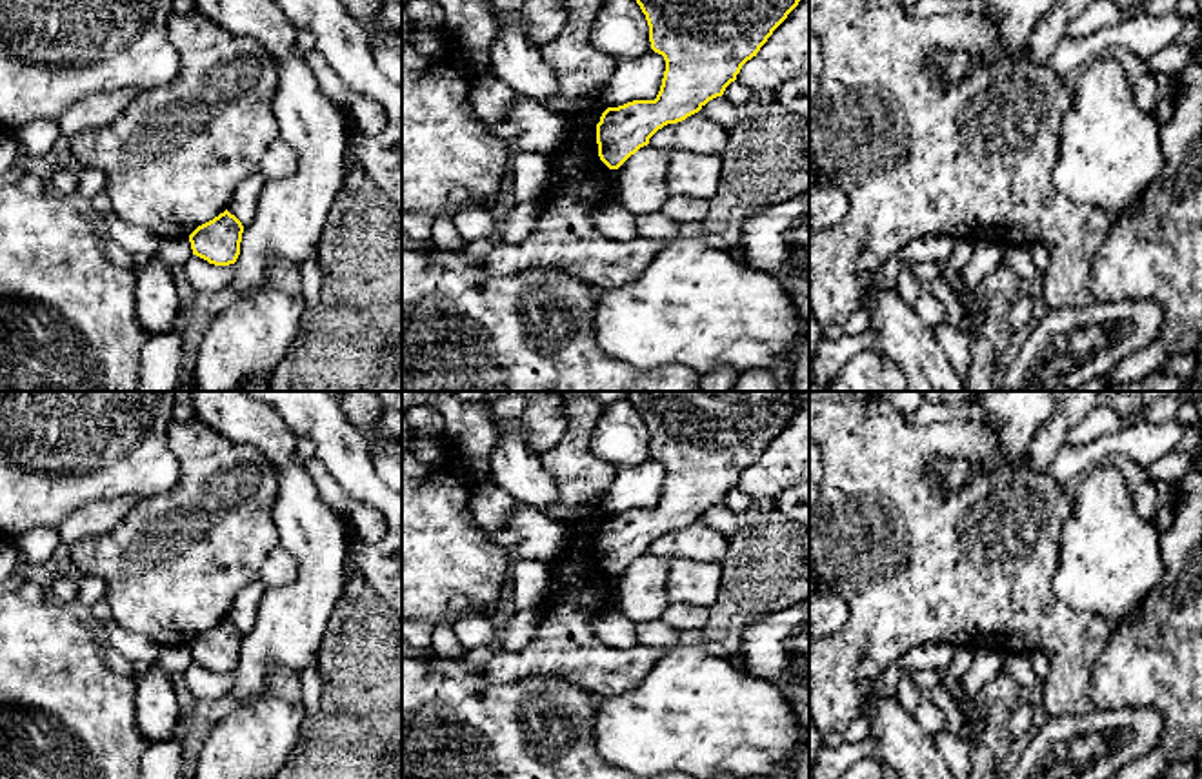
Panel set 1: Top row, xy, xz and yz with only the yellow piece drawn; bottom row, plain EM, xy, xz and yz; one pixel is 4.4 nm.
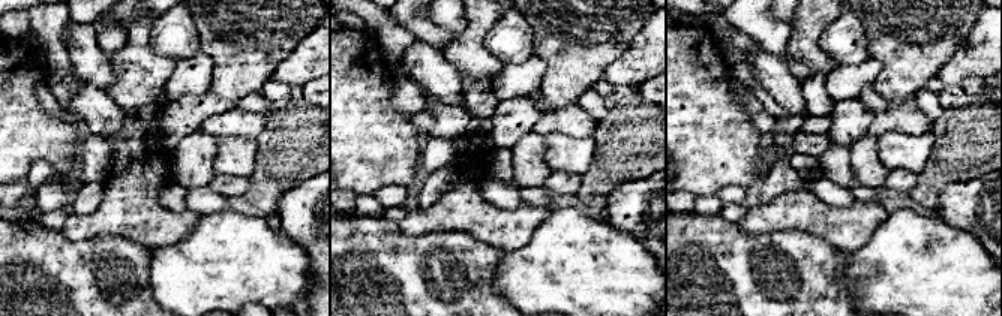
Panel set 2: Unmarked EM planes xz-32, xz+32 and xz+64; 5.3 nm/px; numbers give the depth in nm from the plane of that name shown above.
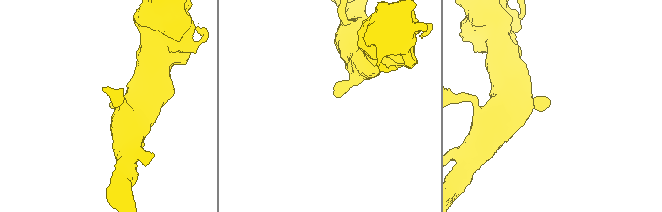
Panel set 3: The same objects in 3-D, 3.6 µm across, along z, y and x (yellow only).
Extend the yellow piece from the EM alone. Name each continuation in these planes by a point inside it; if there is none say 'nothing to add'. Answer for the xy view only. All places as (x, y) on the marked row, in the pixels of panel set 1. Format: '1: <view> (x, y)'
nothing to add

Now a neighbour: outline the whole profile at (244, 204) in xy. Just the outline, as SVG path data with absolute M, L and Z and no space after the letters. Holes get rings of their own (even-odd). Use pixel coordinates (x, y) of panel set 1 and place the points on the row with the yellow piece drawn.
M256 173L245 178L238 186L227 207L227 211L235 215L242 222L244 228L247 228L255 220L264 186L265 186L265 178L262 173Z

